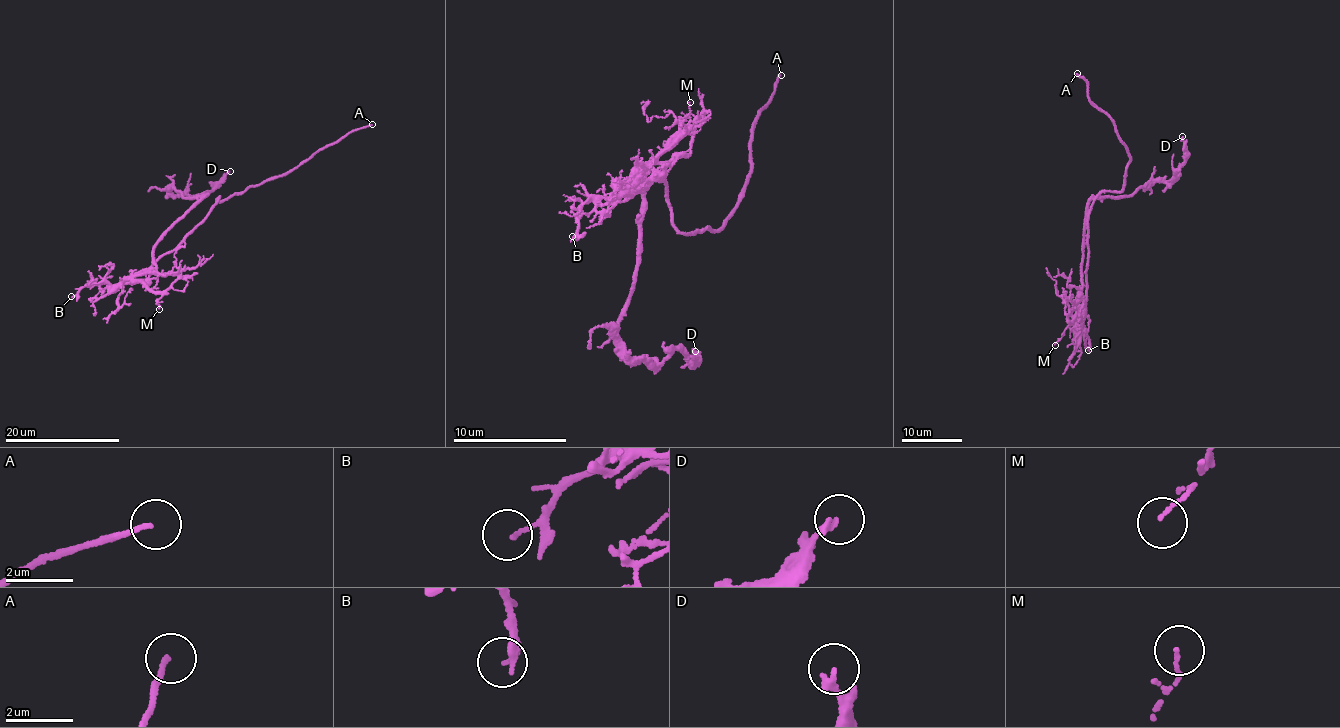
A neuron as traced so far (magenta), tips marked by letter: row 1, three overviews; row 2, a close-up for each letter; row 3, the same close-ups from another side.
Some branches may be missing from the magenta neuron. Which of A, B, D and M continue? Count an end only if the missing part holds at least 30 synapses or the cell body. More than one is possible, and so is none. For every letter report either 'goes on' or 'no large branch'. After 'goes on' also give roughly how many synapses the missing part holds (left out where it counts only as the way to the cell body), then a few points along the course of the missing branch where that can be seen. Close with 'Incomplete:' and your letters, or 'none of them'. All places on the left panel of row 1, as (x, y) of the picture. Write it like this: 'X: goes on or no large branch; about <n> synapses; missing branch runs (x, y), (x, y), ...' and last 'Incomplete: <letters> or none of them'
A: goes on; missing branch runs (372, 124), (392, 110), (407, 92)
B: no large branch
D: no large branch
M: no large branch
Incomplete: A

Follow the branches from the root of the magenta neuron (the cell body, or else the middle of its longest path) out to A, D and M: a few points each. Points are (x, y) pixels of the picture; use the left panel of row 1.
A: (175, 248), (204, 219), (219, 197), (216, 199), (222, 202), (290, 171), (341, 137), (372, 124)
D: (175, 248), (153, 262), (157, 239), (205, 196), (183, 199), (170, 189), (181, 196), (203, 194), (230, 171)
M: (175, 248), (153, 261), (157, 276), (146, 286), (161, 295), (157, 300), (159, 309)

